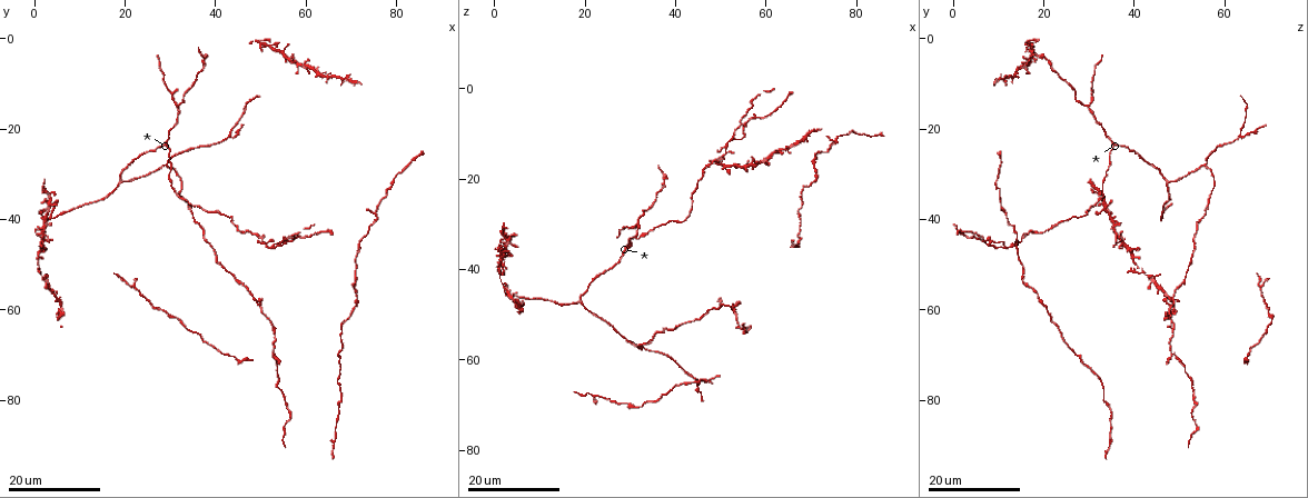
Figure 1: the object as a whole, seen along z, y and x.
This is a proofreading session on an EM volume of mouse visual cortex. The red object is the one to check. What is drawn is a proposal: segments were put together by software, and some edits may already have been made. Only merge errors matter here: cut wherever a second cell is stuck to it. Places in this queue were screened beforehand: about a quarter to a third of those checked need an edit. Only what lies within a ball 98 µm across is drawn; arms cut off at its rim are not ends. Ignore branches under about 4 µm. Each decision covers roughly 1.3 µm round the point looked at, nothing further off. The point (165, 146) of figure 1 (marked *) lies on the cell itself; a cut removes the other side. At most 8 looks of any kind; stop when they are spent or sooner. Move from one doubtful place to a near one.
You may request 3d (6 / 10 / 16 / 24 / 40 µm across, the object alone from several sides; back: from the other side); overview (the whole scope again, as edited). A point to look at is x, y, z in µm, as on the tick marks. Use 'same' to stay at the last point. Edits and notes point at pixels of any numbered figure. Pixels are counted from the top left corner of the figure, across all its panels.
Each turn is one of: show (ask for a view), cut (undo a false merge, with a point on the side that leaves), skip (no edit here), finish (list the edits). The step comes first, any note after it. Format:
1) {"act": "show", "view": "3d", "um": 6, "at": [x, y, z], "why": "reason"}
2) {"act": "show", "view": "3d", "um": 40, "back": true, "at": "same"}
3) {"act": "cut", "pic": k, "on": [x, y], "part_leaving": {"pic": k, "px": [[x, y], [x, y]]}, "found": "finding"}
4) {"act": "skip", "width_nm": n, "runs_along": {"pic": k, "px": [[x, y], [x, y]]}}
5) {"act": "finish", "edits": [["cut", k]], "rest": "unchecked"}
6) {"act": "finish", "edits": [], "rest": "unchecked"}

{"act": "show", "view": "3d", "um": 24, "at": [18.5, 31.5, 47.5], "why": "three arms meet"}

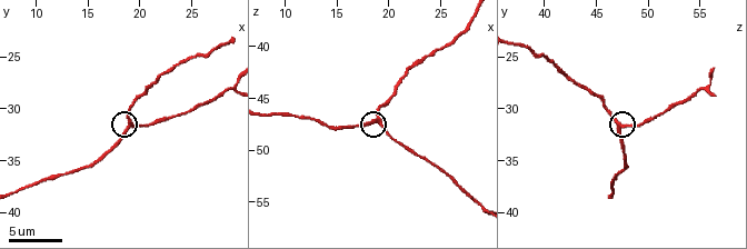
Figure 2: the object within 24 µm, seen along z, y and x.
{"act": "show", "view": "3d", "um": 10, "at": [19.2, 31.6, 47.4]}

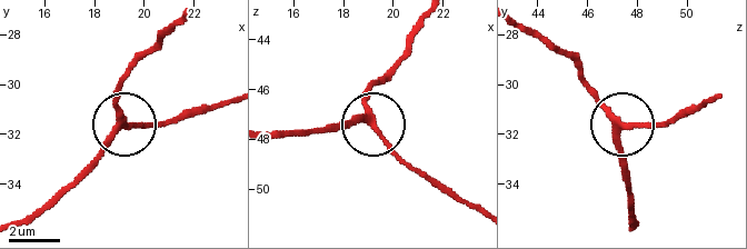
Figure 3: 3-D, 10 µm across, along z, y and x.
{"act": "skip", "side_arm_um": 56, "runs_along": {"pic": 3, "px": [[422, 21], [401, 59], [372, 89], [370, 121], [327, 123]]}, "found": "all the same cell"}

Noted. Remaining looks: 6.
{"act": "show", "view": "3d", "um": 24, "at": [29.5, 28.0, 55.5], "why": "three-way junction"}

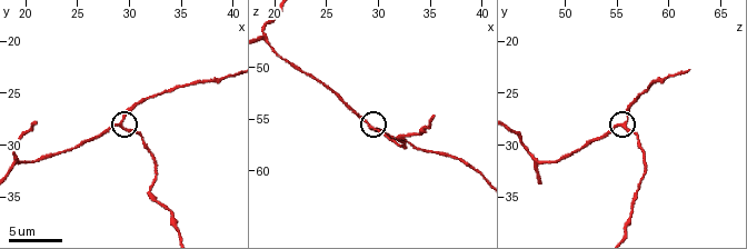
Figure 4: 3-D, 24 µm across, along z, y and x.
{"act": "show", "view": "3d", "um": 6, "at": [29.2, 28.0, 55.8]}

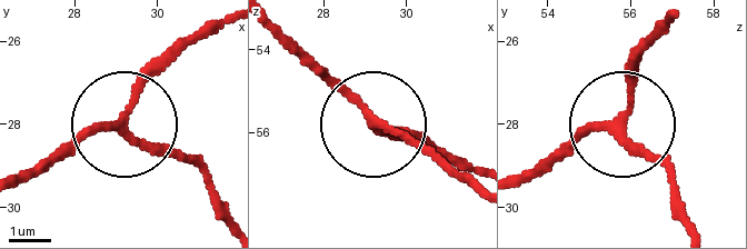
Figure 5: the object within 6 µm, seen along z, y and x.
{"act": "show", "view": "3d", "um": 6, "back": true, "at": [29.20, 28.10, 55.75]}

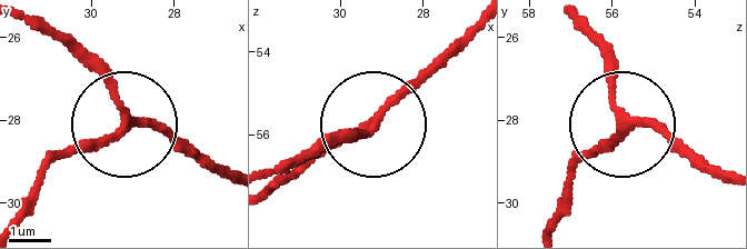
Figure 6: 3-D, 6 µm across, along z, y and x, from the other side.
{"act": "skip", "width_nm": 180, "runs_along": {"pic": 6, "px": [[726, 178], [616, 110], [601, 40]]}, "found": "all the same cell"}

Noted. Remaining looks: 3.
{"act": "show", "view": "3d", "um": 16, "at": [75.5, 38.0, 12.0], "why": "arms part here"}

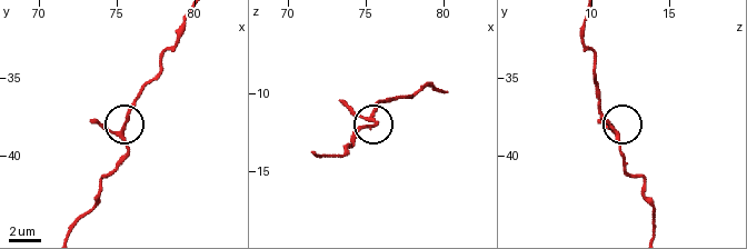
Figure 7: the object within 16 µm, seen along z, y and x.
{"act": "show", "view": "3d", "um": 10, "at": [75.4, 38.8, 11.6]}

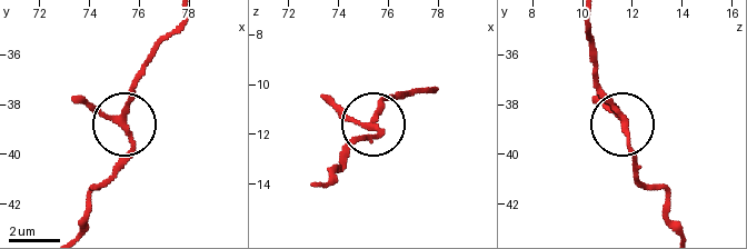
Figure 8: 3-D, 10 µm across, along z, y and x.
{"act": "skip", "arms": 3, "found": "continuous, no second cell"}

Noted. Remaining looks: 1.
{"act": "finish", "edits": [], "rest": "unchecked"}

